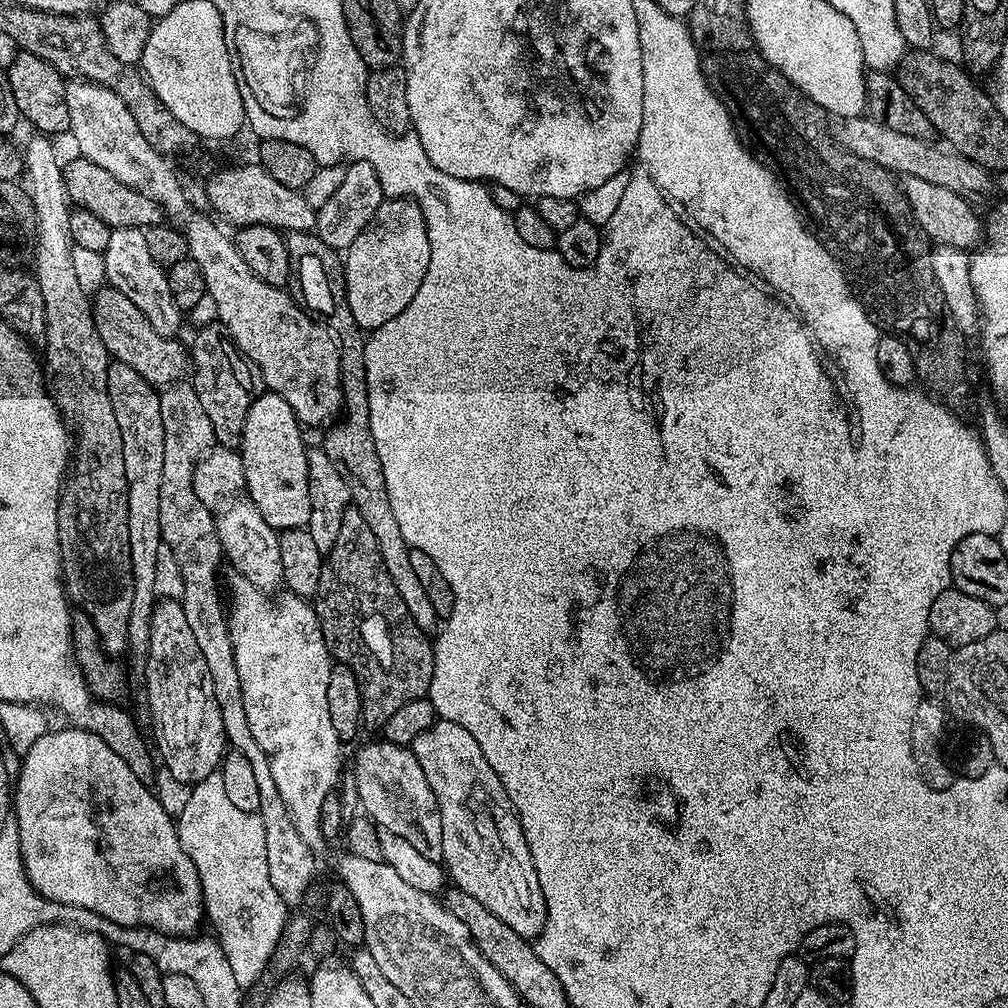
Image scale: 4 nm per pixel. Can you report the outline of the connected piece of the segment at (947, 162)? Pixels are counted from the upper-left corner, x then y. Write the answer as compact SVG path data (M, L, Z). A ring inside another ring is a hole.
M867 114L835 117L830 124L830 138L850 154L866 158L894 174L935 182L937 186L946 186L946 190L954 190L965 198L986 195L991 190L992 184L994 188L994 180L989 170L975 164L955 148L949 148L943 142L914 138L910 134L898 134L898 130L890 130L890 126L886 126L881 120L872 119Z

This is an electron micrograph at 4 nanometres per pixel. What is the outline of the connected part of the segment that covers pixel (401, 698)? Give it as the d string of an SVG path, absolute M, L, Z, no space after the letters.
M348 507L344 511L342 527L338 530L338 539L324 557L322 578L318 578L318 590L314 597L316 617L322 626L324 641L333 661L345 664L358 678L358 690L362 694L362 721L372 728L379 729L406 702L423 700L428 695L428 687L434 674L434 647L429 633L423 632L410 618L402 594L390 582L382 554L378 554L378 542L374 542L374 533L366 526L362 514Z

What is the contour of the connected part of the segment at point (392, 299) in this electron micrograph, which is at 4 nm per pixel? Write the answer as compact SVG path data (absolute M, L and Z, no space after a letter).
M385 198L366 230L346 249L342 260L344 289L354 322L371 330L386 326L390 318L398 318L410 306L410 298L418 294L429 266L430 242L422 210L407 198Z

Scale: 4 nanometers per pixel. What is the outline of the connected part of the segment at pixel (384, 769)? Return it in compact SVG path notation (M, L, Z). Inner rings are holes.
M377 738L357 754L354 775L360 808L377 828L385 828L390 834L398 834L398 838L406 838L418 854L443 861L442 814L434 790L430 790L430 782L426 782L426 774L422 774L422 766L418 766L418 758L414 758L411 747Z

